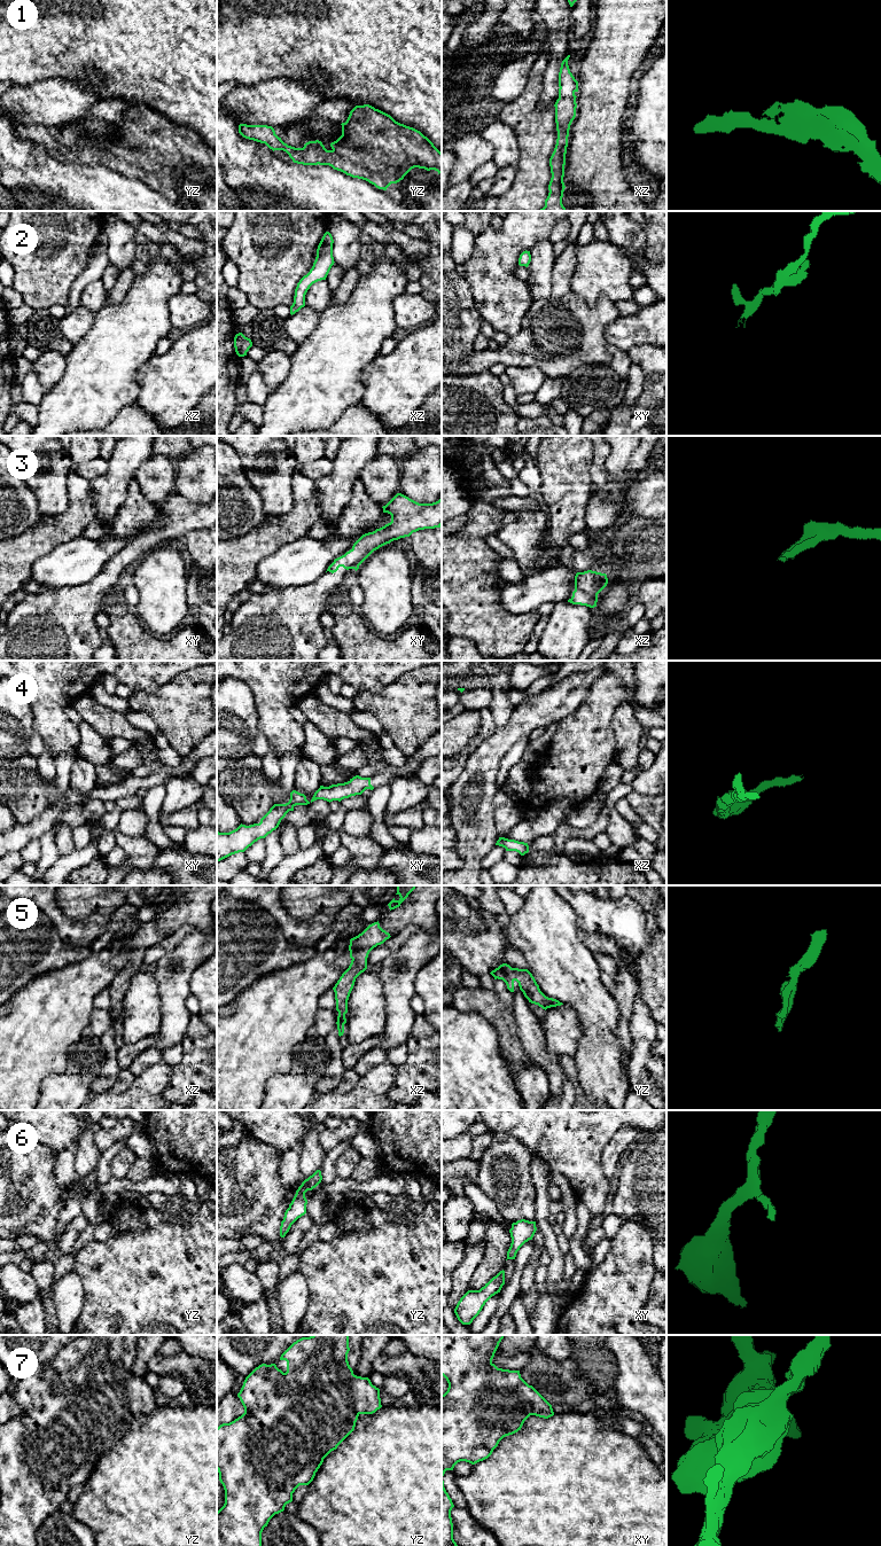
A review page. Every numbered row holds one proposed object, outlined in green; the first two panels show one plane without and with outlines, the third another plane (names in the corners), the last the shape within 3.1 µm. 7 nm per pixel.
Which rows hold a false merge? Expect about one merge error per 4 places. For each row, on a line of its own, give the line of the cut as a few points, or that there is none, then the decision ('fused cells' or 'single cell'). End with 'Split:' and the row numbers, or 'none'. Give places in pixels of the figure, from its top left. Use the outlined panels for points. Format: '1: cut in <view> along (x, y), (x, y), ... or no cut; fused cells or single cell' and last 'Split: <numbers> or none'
1: no cut; single cell
2: no cut; single cell
3: no cut; single cell
4: no cut; single cell
5: no cut; single cell
6: no cut; single cell
7: no cut; single cell
Split: none

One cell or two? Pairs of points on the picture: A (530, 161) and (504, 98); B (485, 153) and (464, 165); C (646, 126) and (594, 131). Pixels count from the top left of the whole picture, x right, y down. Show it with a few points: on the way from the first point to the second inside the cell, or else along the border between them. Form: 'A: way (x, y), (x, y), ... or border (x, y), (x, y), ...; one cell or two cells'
A: border (525, 85), (512, 100), (504, 104); two cells
B: way (480, 153), (476, 153), (469, 159); one cell
C: border (630, 111), (628, 119); two cells

